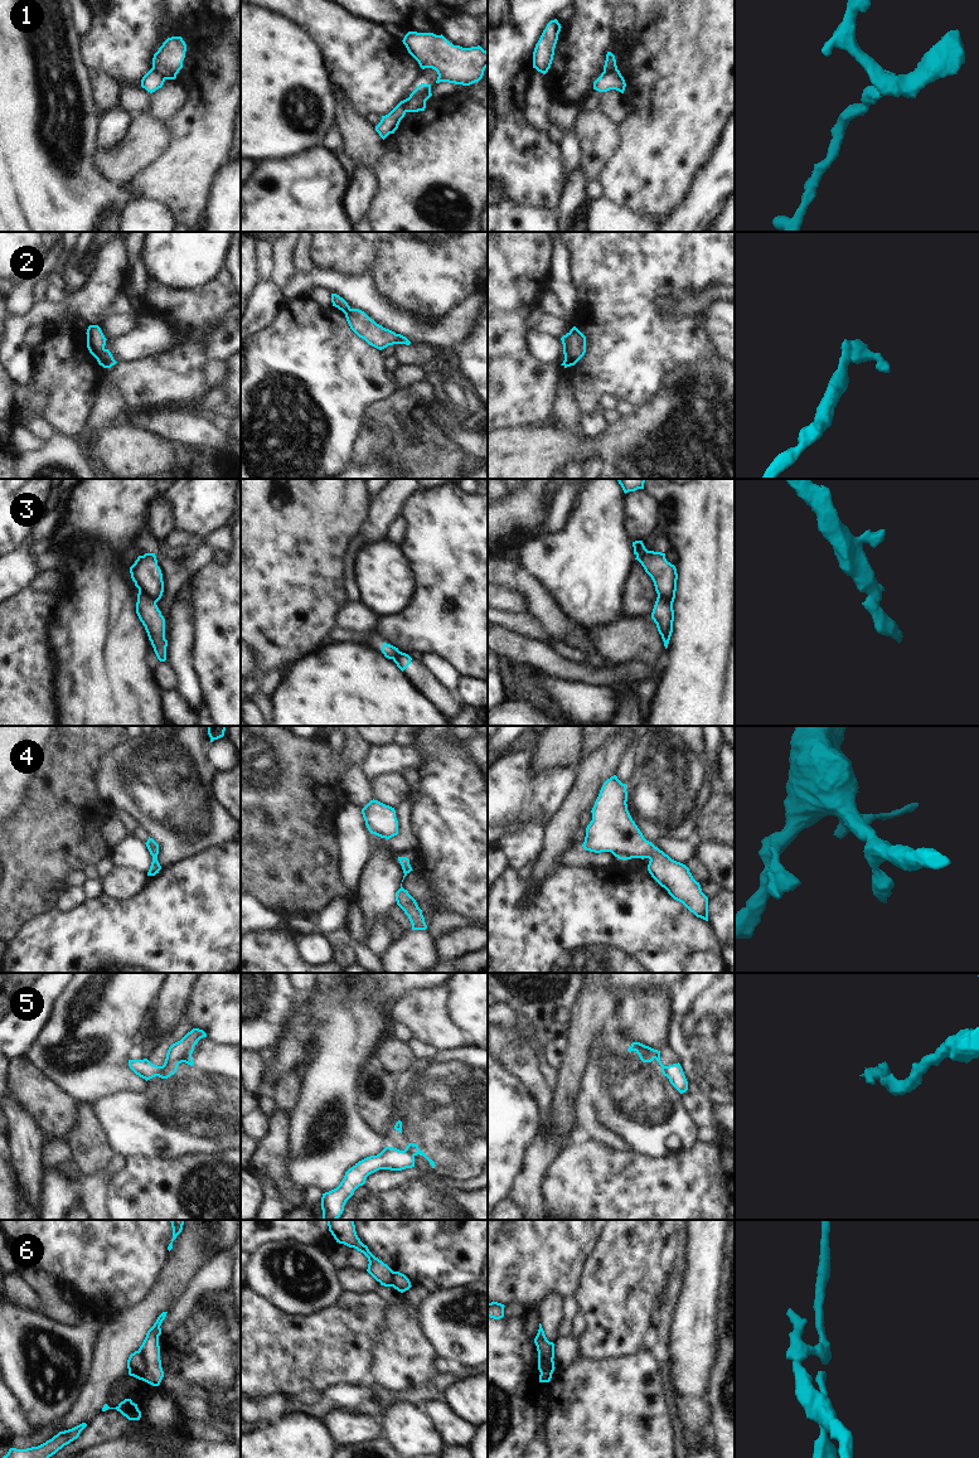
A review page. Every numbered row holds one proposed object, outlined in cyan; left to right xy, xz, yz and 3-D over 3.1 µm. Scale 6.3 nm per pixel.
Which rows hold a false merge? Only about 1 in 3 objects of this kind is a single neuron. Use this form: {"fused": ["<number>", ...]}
{"fused": ["1", "2", "3", "5", "6"]}

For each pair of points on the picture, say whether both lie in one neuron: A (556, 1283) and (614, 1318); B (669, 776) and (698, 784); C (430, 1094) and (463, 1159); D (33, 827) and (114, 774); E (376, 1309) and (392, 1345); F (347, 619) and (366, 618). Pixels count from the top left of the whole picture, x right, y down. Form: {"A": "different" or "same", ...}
{"A": "different", "B": "same", "C": "same", "D": "different", "E": "different", "F": "same"}

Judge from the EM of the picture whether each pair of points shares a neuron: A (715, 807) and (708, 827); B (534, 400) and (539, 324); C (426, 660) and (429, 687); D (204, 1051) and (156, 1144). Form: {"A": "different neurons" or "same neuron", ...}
{"A": "same neuron", "B": "different neurons", "C": "different neurons", "D": "same neuron"}

